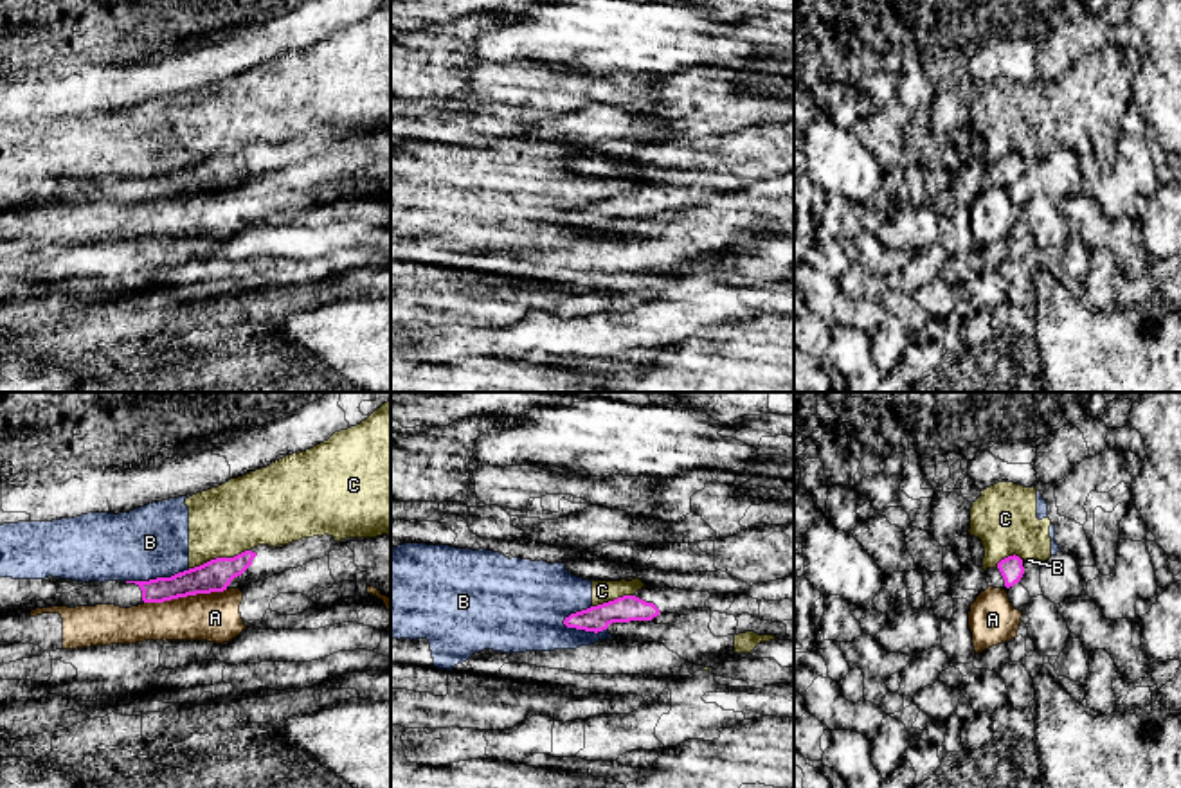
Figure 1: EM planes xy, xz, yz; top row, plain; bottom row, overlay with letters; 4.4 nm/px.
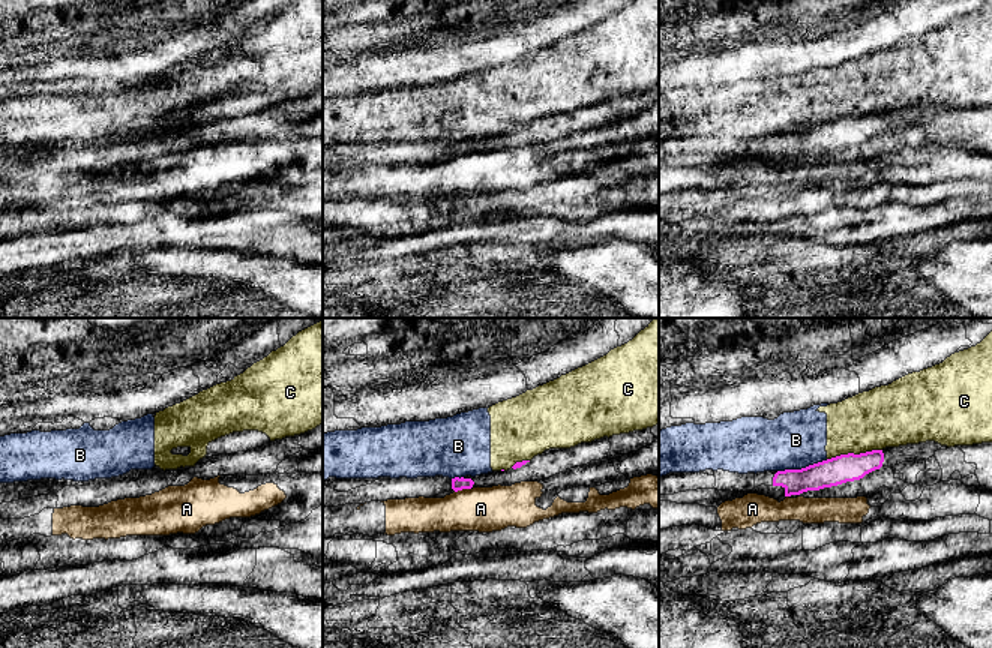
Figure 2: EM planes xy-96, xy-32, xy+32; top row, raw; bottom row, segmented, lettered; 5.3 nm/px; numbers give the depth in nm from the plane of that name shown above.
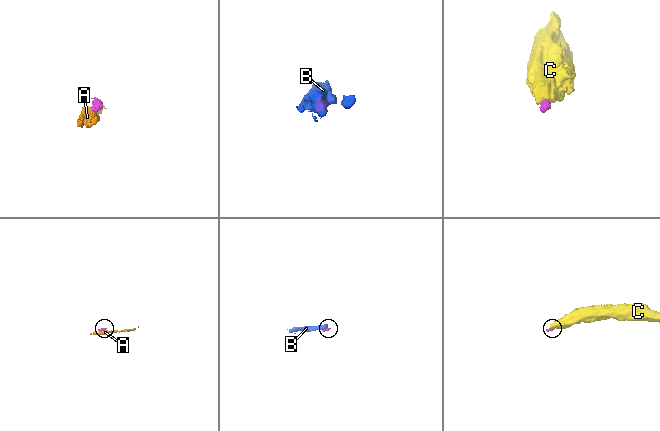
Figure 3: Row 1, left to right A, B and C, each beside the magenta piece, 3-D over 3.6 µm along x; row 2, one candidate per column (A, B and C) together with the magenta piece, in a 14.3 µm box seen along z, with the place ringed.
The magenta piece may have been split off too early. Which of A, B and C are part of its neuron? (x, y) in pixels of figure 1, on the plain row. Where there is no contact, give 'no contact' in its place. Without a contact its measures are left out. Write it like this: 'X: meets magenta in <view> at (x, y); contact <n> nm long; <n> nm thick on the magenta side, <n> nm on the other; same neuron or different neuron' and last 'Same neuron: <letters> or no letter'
A: meets magenta in xy at (184, 193); contact 380 nm long; 140 nm thick on the magenta side, 220 nm on the other; different neuron
B: meets magenta in xz at (584, 225); contact 200 nm long; 120 nm thick on the magenta side, 320 nm on the other; different neuron
C: meets magenta in xy at (218, 155); contact 280 nm long; 140 nm thick on the magenta side, 320 nm on the other; different neuron
Same neuron: no letter

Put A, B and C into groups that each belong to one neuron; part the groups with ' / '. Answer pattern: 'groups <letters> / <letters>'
groups A / B C

